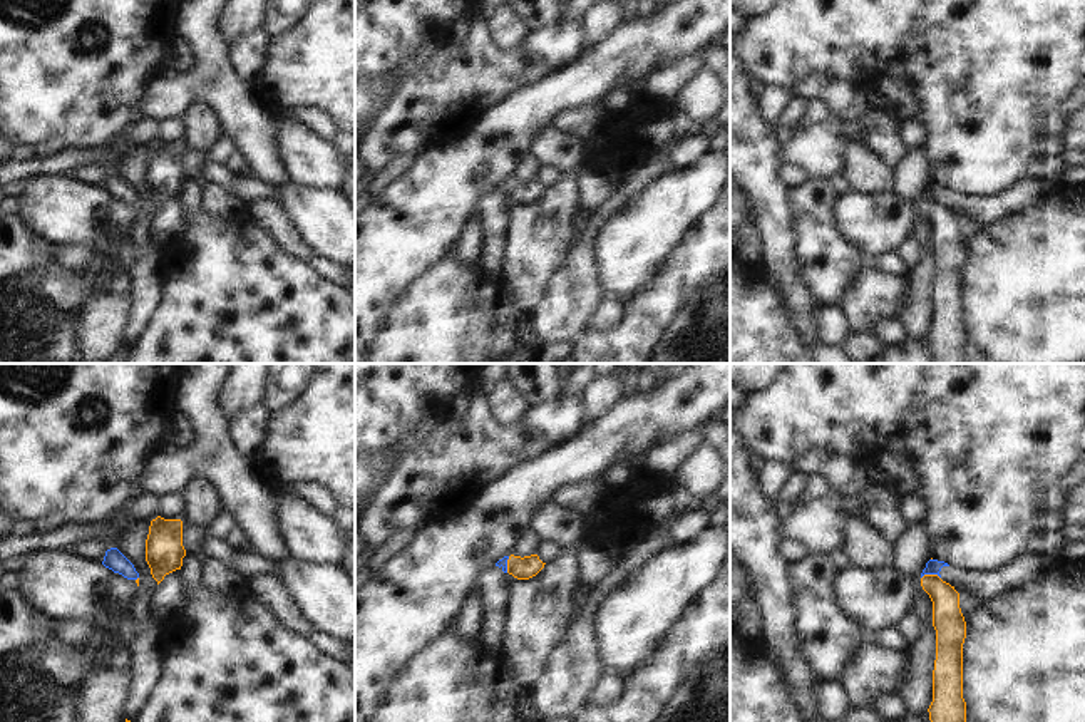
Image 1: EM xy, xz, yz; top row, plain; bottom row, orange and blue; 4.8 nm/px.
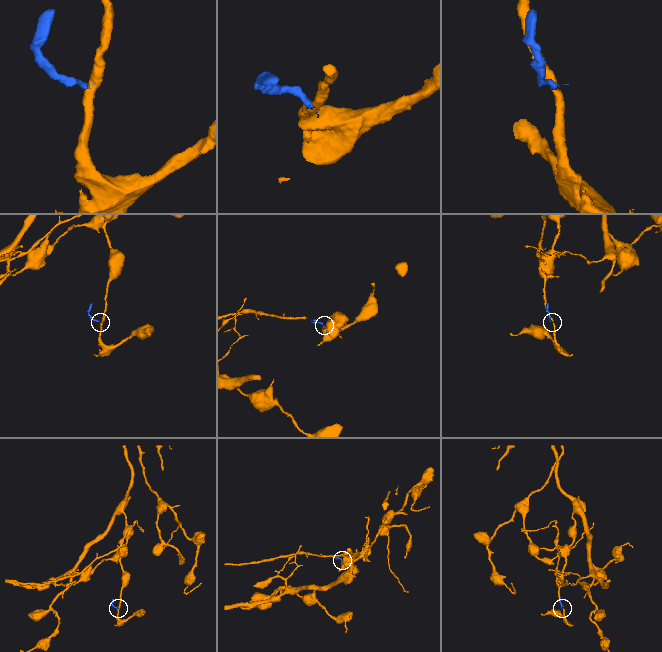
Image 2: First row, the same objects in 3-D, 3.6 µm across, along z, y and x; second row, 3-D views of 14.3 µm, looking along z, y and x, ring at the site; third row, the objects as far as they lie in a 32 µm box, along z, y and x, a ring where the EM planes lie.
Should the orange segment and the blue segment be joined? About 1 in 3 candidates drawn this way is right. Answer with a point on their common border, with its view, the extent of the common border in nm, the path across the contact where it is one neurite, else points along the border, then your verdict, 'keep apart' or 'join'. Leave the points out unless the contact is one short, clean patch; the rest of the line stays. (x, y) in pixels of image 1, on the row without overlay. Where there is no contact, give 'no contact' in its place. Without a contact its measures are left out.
meets orange in yz at (930, 200); contact 100 nm long; border along yz (940, 201), (925, 200), (921, 203); keep apart

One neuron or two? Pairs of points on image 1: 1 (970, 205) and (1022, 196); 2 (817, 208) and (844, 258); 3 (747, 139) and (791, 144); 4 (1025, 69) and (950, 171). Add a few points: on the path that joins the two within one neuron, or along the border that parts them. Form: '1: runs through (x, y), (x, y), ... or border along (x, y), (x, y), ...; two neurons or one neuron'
1: runs through (983, 206), (1008, 203); one neuron
2: runs through (817, 220), (817, 232), (833, 247); one neuron
3: border along (782, 138), (781, 163); two neurons
4: runs through (1000, 94), (980, 114), (978, 143), (975, 146); one neuron

